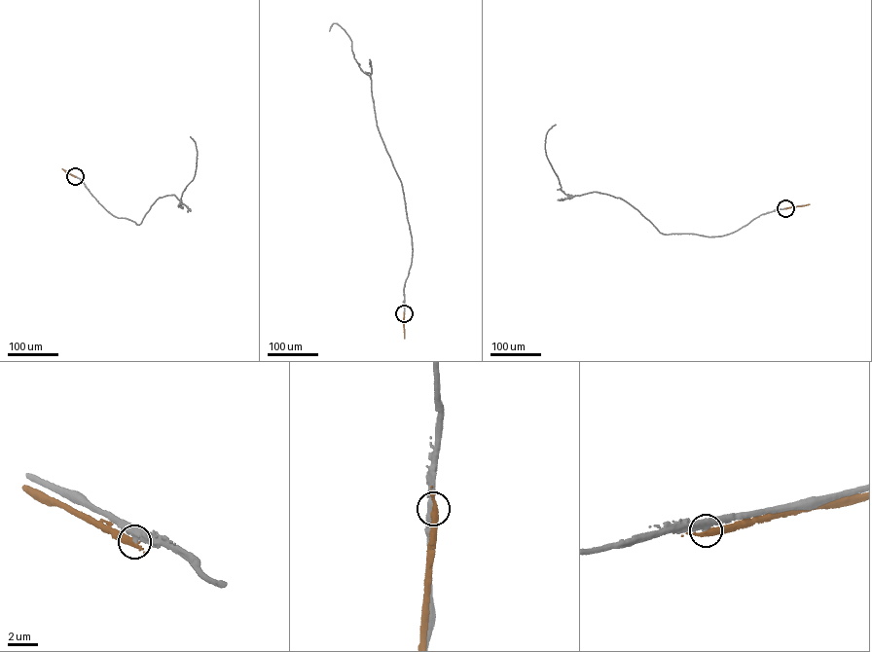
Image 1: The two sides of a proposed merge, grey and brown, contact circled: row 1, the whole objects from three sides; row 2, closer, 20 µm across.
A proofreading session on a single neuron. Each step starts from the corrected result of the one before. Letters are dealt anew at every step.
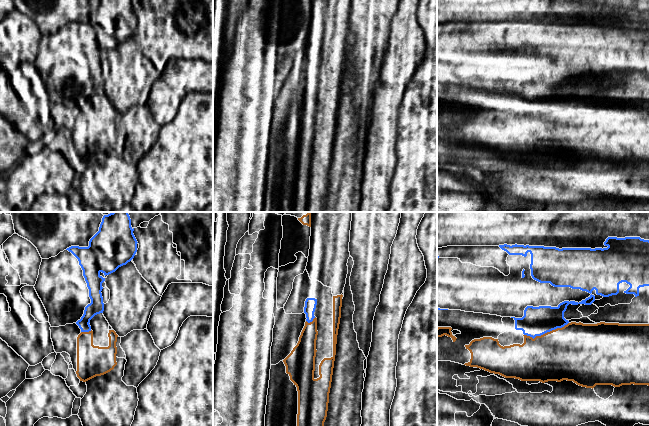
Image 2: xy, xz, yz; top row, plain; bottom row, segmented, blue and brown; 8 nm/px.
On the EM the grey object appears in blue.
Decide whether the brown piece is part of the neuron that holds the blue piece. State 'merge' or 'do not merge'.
do not merge

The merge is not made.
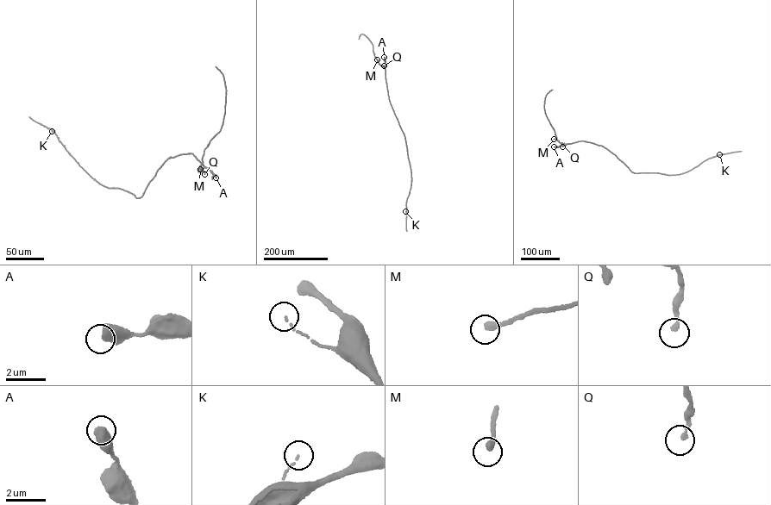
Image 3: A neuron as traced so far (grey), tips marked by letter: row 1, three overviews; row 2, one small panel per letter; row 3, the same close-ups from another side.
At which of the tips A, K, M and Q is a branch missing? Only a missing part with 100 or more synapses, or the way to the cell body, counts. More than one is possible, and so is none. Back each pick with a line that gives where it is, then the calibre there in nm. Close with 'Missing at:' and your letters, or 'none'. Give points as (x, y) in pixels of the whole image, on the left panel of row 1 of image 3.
Missing at: none

